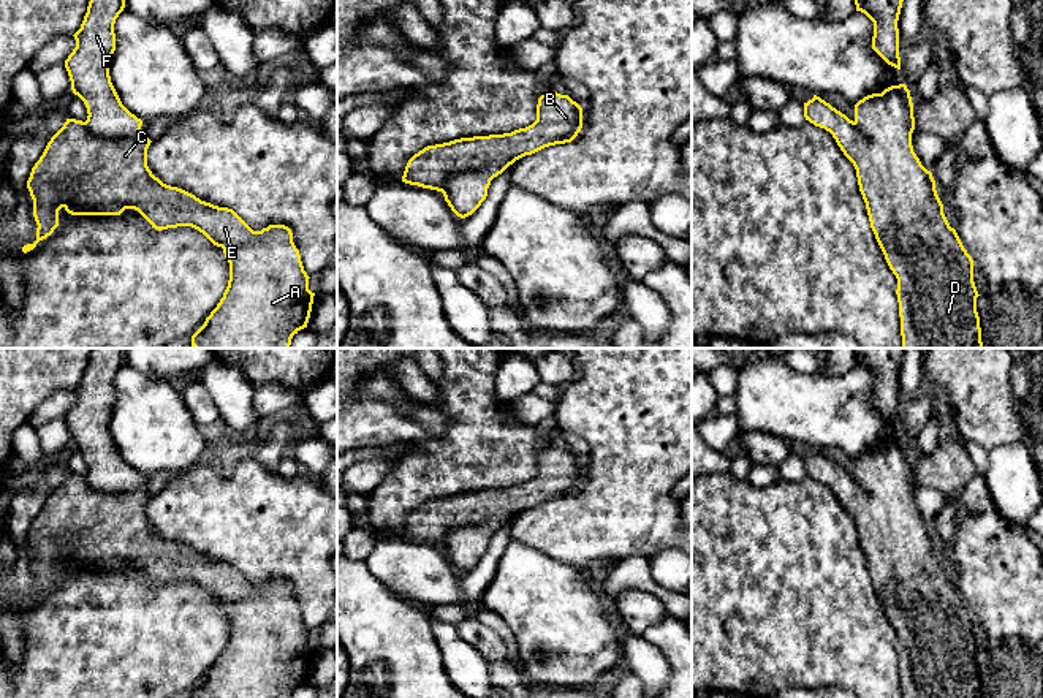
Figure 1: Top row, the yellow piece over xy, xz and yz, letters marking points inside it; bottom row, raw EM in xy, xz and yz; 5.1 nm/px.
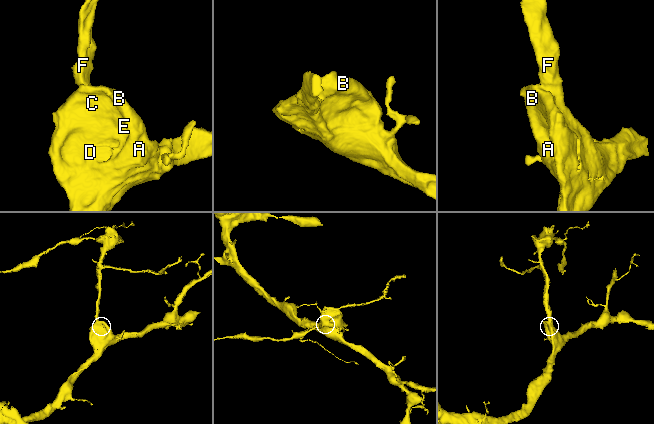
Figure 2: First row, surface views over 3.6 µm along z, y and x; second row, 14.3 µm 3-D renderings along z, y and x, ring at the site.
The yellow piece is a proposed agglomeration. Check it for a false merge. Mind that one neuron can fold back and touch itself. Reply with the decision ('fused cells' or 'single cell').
single cell

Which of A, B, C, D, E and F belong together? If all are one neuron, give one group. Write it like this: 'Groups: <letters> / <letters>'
Groups: A B C D E F

